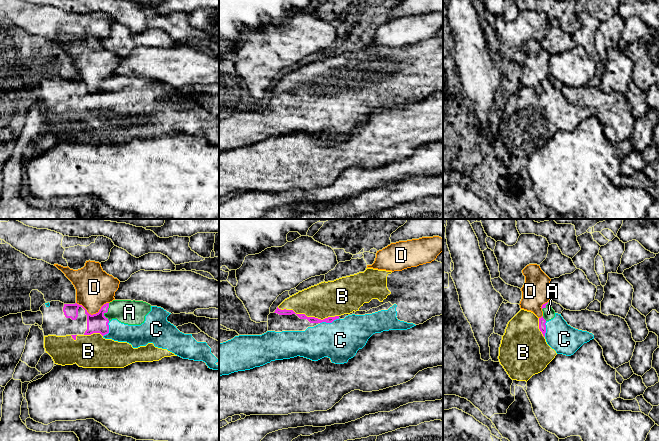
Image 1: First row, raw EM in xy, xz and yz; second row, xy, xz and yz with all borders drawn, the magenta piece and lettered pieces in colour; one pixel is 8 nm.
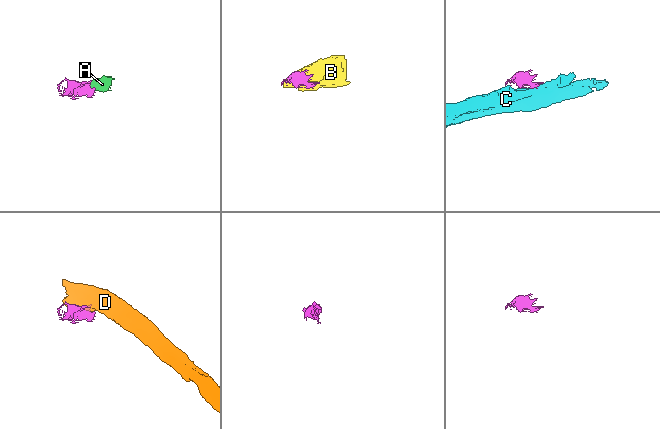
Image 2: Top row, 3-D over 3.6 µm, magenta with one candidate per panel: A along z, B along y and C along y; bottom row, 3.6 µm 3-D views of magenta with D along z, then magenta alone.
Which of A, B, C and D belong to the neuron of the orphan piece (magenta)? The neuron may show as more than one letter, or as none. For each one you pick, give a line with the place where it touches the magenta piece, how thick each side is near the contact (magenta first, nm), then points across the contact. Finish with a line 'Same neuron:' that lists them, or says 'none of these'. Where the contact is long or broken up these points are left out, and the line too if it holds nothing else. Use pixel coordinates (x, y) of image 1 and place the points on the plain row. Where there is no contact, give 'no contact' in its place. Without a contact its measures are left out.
A: meets magenta in xy at (106, 88); 160 nm thick on the magenta side, 190 nm on the other
B: meets magenta in xz at (308, 93); 50 nm thick on the magenta side, 280 nm on the other
C: meets magenta in xz at (329, 98); 50 nm thick on the magenta side, 320 nm on the other
Same neuron: A, B, C

